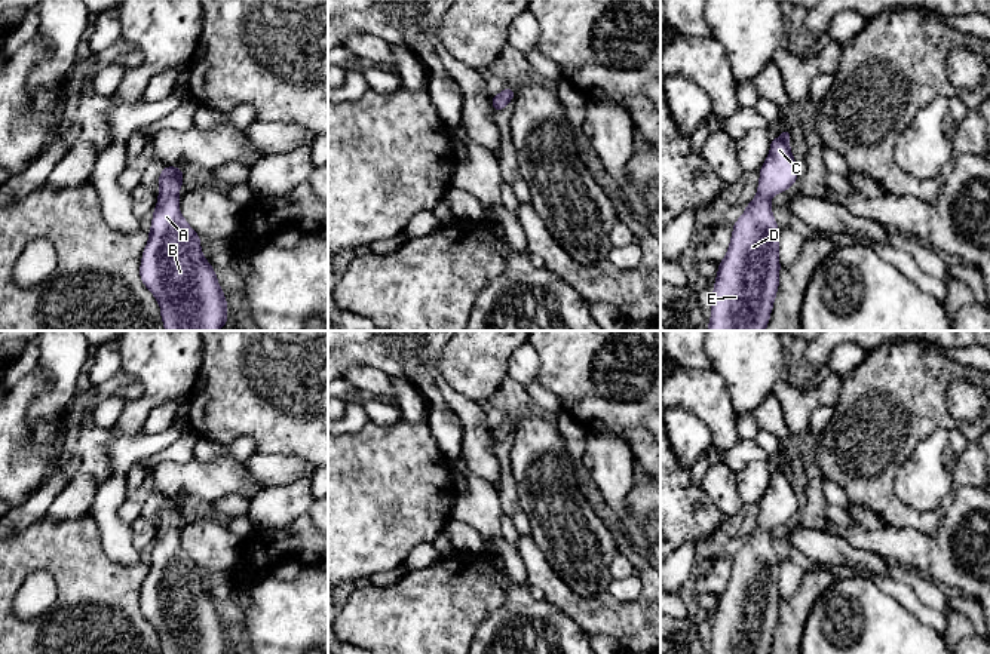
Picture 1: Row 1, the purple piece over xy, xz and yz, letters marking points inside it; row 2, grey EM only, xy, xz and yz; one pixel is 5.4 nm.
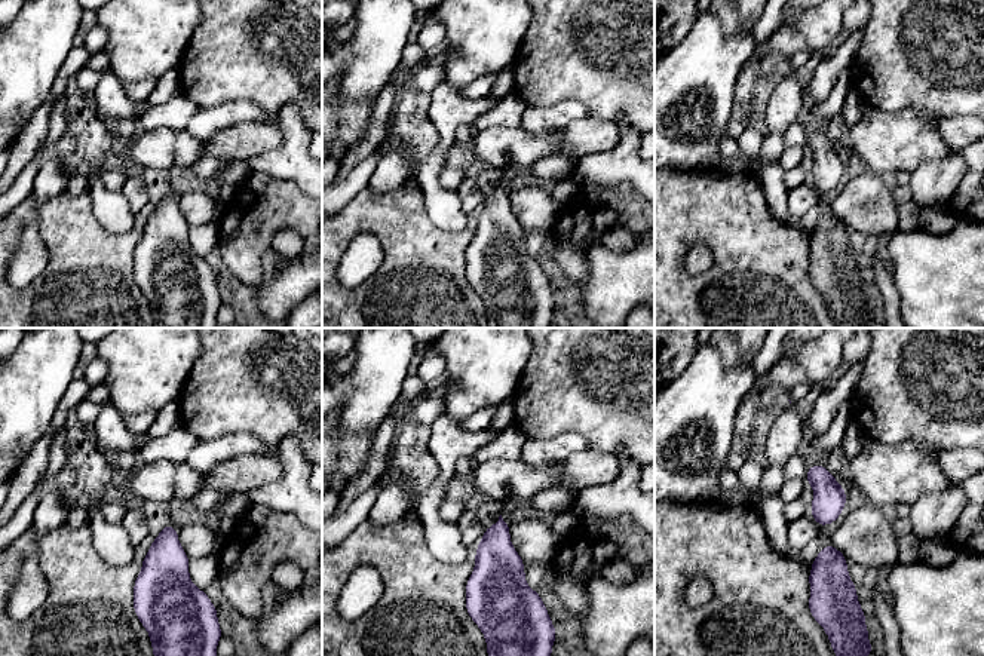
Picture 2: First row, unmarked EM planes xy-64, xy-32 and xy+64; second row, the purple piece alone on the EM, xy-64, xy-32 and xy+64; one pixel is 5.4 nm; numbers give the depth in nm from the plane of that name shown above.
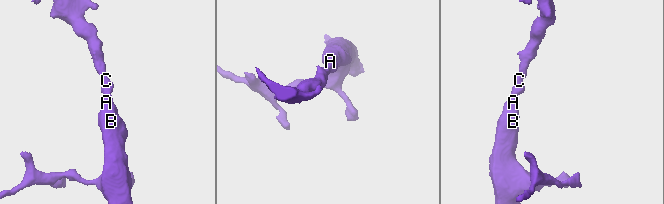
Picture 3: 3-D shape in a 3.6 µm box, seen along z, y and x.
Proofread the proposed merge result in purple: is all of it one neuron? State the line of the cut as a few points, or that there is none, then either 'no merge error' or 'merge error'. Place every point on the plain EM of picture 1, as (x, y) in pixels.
no cut | no merge error

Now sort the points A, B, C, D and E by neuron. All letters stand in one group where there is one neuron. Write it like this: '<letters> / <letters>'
A B C D E

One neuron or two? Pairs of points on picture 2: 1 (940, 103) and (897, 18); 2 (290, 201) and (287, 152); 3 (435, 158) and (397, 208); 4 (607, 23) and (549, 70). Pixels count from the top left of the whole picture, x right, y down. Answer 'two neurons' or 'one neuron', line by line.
1: one neuron
2: two neurons
3: two neurons
4: one neuron

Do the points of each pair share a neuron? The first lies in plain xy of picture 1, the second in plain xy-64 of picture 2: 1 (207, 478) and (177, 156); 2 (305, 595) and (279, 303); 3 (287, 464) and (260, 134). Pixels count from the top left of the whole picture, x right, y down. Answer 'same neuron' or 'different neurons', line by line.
1: same neuron
2: same neuron
3: same neuron

